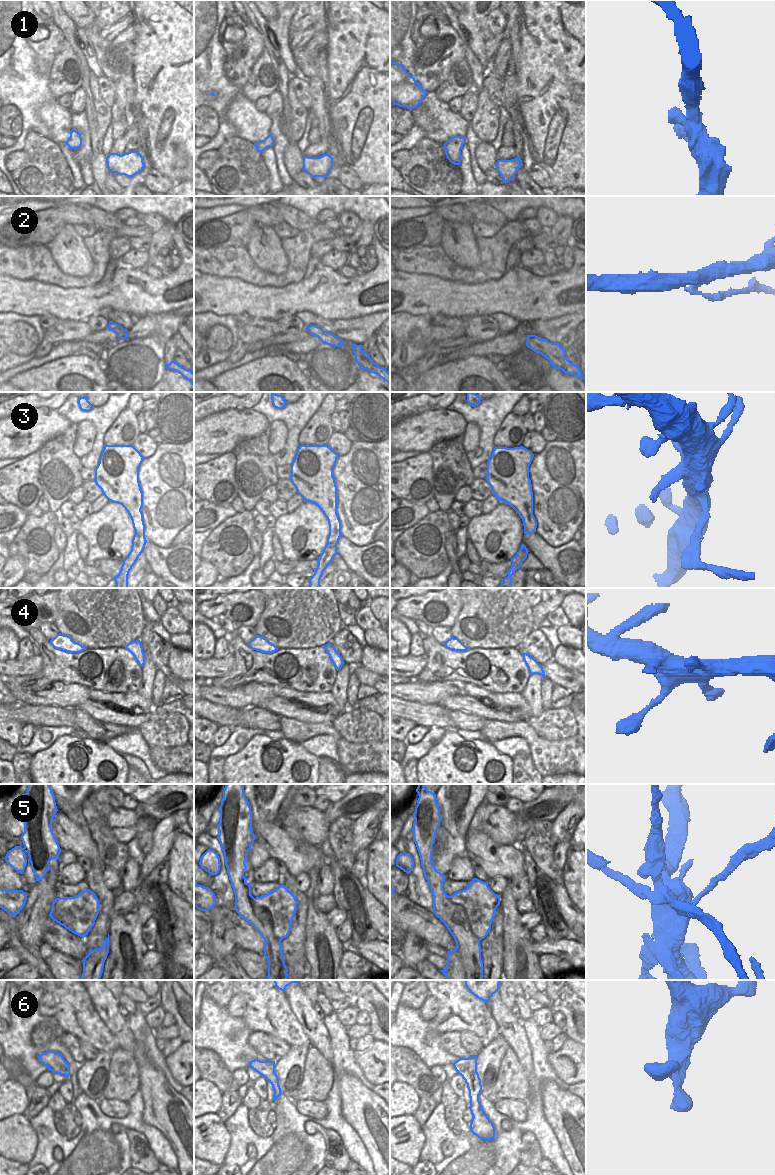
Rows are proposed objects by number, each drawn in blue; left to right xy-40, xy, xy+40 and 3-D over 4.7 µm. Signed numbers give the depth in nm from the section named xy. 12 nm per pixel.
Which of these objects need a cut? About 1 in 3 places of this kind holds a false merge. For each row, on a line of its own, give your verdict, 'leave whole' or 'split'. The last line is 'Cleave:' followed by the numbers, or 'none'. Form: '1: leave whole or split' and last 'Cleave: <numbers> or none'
1: leave whole
2: split
3: split
4: leave whole
5: split
6: leave whole
Cleave: 2, 3, 5

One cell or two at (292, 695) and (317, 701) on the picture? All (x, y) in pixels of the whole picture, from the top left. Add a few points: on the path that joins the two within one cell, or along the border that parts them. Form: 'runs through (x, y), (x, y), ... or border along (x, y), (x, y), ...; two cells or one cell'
runs through (298, 697), (311, 700); one cell

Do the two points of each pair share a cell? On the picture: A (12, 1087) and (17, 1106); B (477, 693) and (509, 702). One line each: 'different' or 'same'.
A: same
B: same

